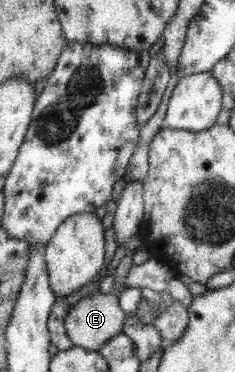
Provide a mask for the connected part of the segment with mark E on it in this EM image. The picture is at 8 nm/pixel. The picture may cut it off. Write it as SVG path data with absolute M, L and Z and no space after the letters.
M105 287L70 306L64 316L64 327L75 347L98 351L105 343L124 332L126 320L127 313L117 304L117 294Z

